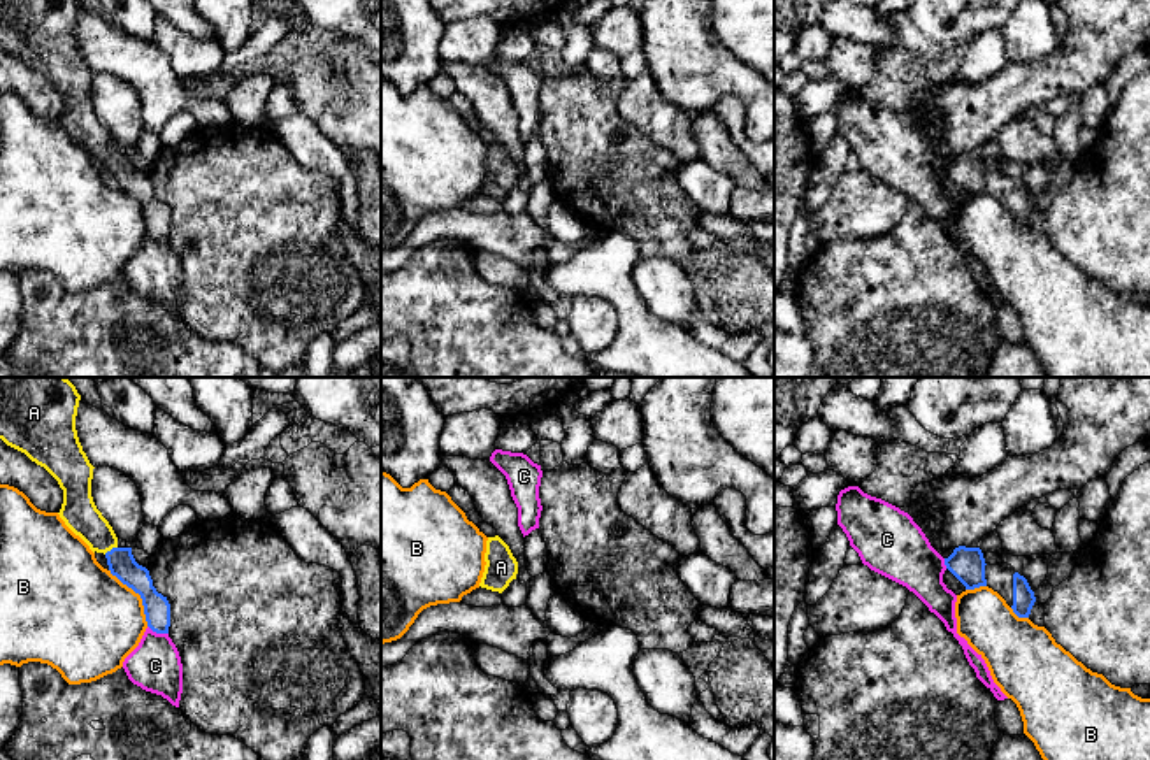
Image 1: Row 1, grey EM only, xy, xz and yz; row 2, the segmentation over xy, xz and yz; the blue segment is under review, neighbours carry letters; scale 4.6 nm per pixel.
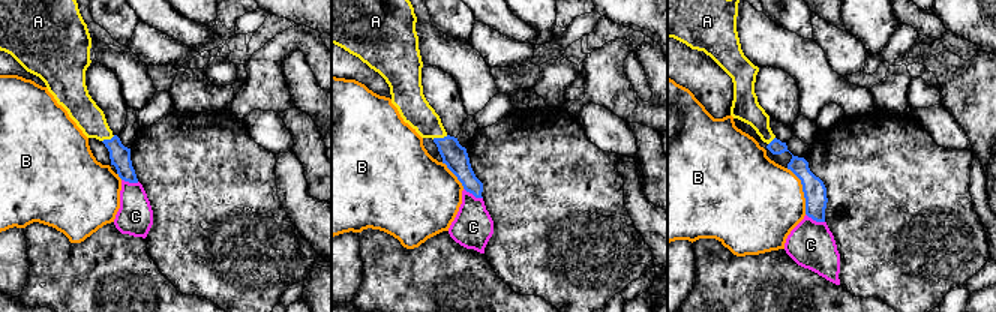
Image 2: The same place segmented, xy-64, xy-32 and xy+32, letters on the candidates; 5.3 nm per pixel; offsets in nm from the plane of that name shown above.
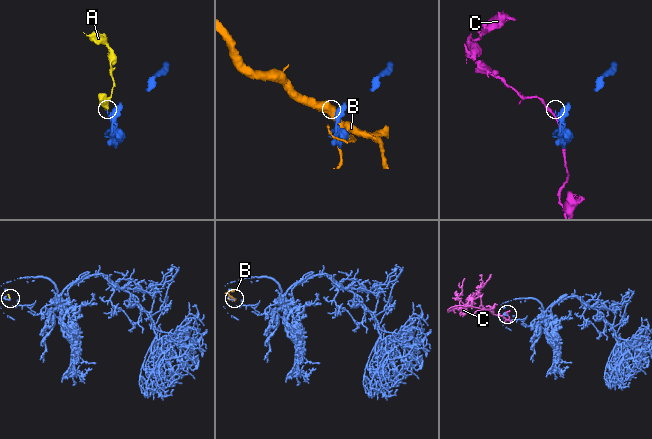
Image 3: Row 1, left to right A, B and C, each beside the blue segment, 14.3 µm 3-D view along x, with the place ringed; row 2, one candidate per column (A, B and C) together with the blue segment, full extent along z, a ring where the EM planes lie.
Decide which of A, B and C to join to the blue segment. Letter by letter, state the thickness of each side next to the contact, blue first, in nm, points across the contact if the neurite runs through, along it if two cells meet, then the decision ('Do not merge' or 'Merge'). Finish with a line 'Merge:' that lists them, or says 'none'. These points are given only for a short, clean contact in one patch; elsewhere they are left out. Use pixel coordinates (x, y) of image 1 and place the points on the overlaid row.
A: Thickness 130 nm (blue) against 160 nm. Path across: xy (122, 564), (111, 550), (79, 513). Merge
B: Thickness 130 nm (blue) against 440 nm. Do not merge
C: Thickness 120 nm (blue) against 240 nm. Do not merge
Merge: A

